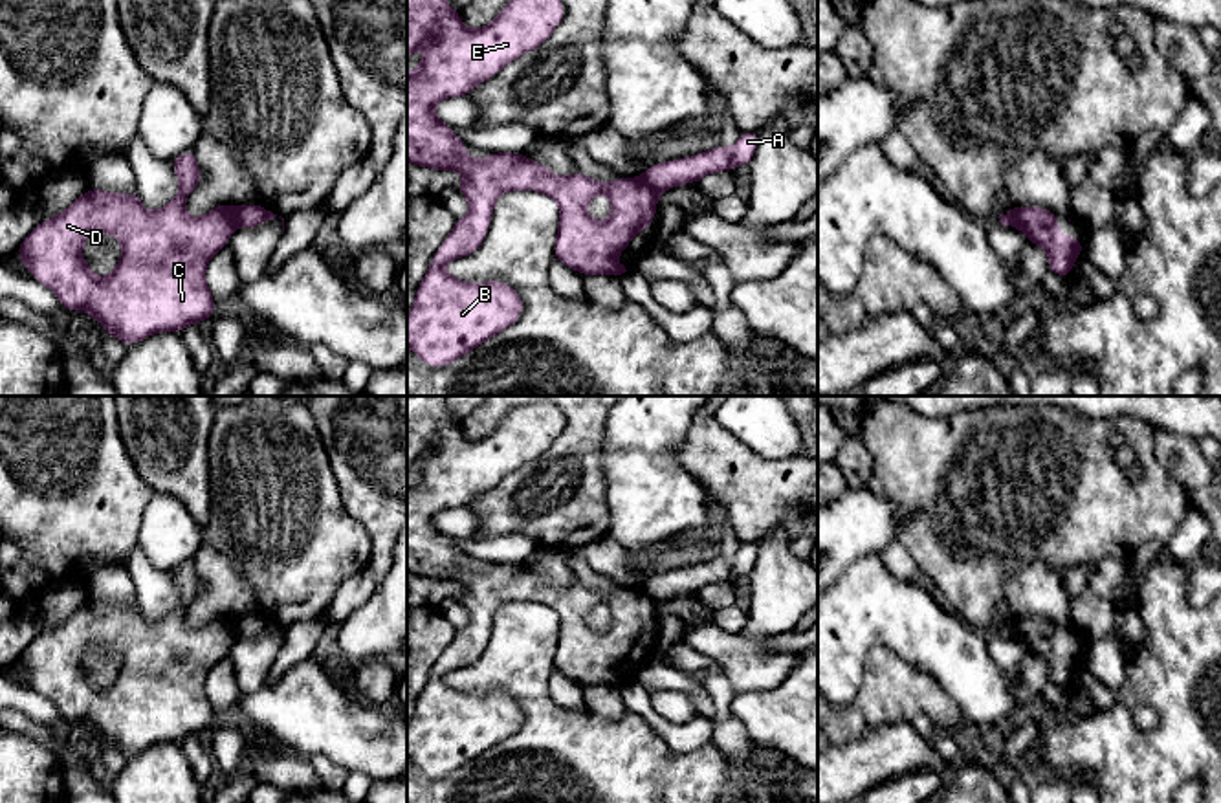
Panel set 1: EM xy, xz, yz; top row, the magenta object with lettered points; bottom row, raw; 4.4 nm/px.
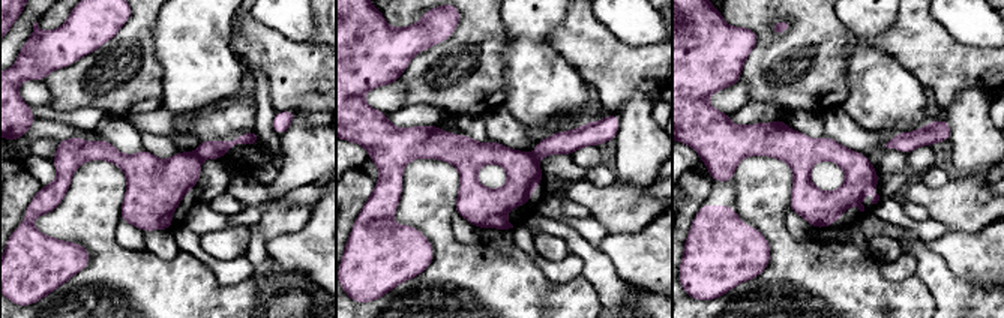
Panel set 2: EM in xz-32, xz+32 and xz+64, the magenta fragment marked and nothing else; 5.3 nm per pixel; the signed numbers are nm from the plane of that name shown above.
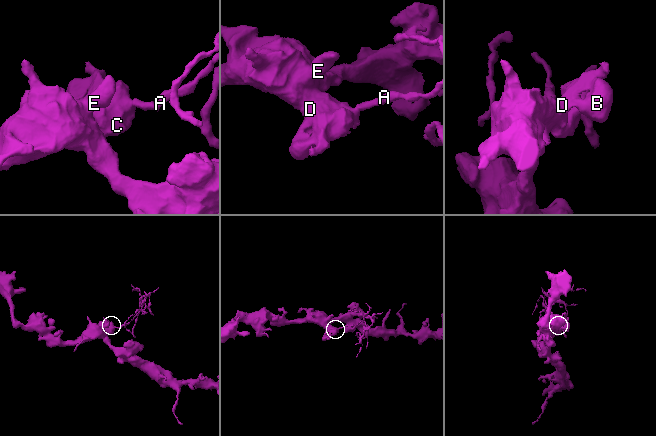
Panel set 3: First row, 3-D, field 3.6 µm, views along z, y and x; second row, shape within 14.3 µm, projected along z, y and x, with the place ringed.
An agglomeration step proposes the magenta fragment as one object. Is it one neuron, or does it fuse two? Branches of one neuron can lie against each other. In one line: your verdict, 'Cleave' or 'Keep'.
Cleave

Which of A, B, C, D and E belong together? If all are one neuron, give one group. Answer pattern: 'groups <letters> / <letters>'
groups A / B C D E

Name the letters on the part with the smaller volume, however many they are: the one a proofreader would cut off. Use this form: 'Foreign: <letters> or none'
Foreign: A

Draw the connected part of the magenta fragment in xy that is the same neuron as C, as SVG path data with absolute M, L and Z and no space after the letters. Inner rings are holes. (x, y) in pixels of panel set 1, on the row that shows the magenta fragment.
M192 148L170 161L180 191L163 209L147 211L138 189L116 194L90 187L15 249L29 277L48 286L66 312L88 312L126 346L158 332L180 334L214 315L205 266L238 227L229 204L191 218L183 205L202 170ZM90 235L117 236L123 244L108 277L95 277L81 255Z

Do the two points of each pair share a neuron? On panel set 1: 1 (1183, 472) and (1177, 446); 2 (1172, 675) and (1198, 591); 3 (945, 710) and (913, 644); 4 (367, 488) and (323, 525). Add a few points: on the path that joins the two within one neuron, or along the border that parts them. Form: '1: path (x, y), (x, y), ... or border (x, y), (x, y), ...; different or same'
1: path (1183, 466), (1177, 451); same
2: border (1187, 569), (1187, 598), (1201, 607); different
3: border (891, 651), (926, 671), (959, 704); different
4: border (330, 466), (341, 506), (371, 539); different

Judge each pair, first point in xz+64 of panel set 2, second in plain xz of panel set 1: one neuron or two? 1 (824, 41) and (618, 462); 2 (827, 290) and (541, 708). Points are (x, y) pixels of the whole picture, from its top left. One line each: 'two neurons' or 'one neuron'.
1: two neurons
2: one neuron

